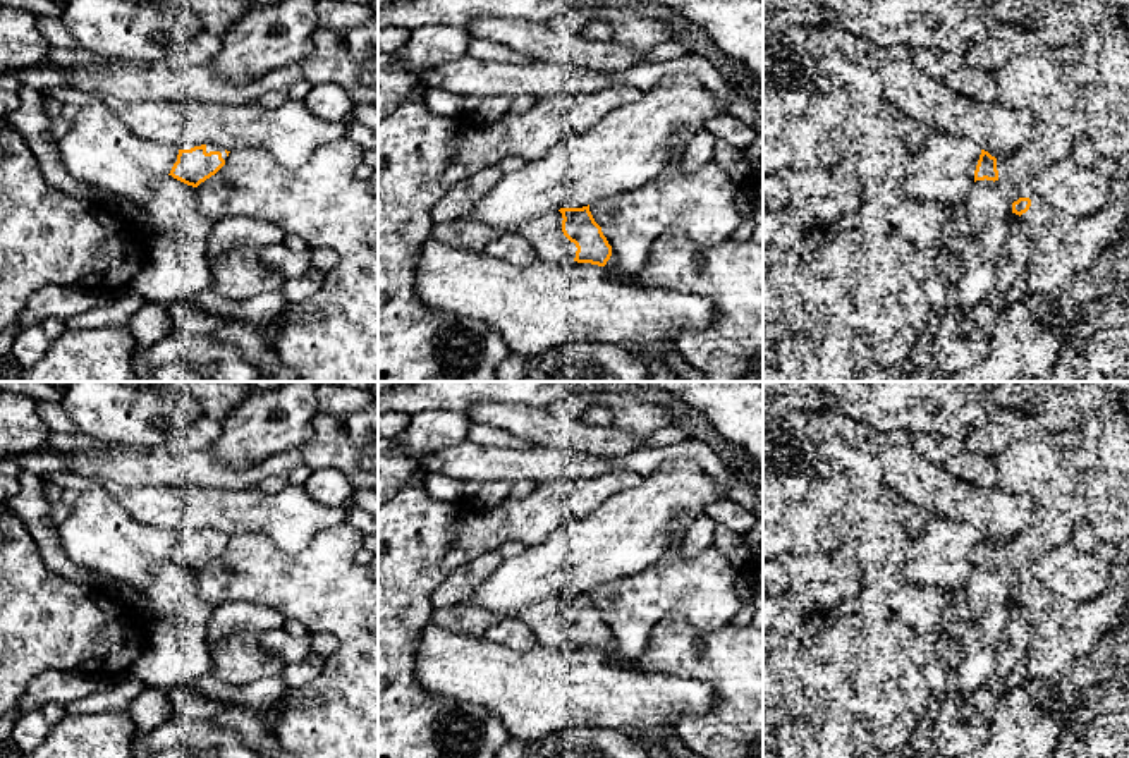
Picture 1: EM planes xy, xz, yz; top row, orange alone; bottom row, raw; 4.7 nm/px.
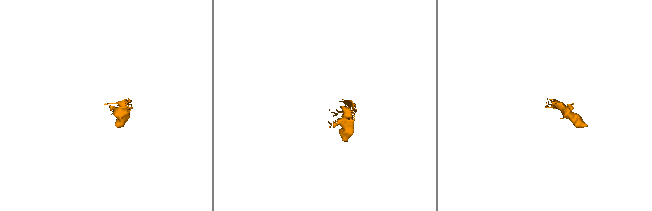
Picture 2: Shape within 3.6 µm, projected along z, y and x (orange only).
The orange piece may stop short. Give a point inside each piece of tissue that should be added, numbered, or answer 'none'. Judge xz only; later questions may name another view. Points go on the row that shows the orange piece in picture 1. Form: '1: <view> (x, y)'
none

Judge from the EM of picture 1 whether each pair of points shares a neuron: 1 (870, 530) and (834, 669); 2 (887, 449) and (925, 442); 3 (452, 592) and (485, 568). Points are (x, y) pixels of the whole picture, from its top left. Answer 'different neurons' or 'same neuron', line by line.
1: same neuron
2: different neurons
3: same neuron

